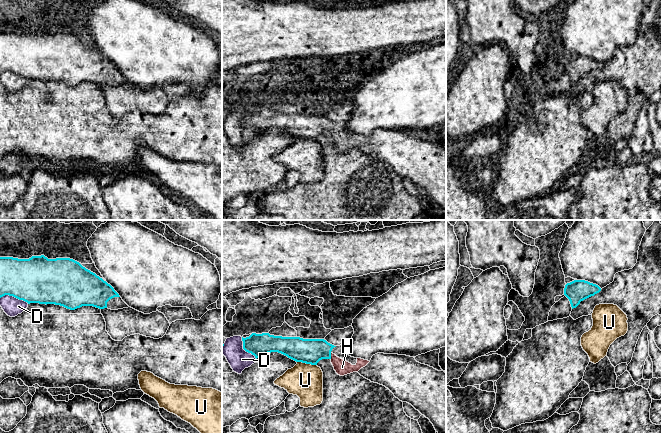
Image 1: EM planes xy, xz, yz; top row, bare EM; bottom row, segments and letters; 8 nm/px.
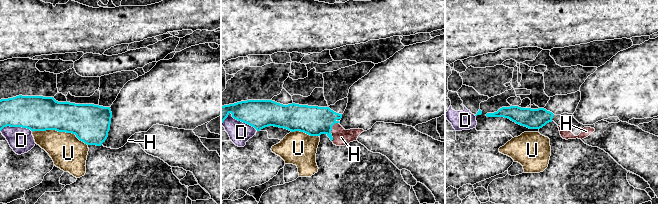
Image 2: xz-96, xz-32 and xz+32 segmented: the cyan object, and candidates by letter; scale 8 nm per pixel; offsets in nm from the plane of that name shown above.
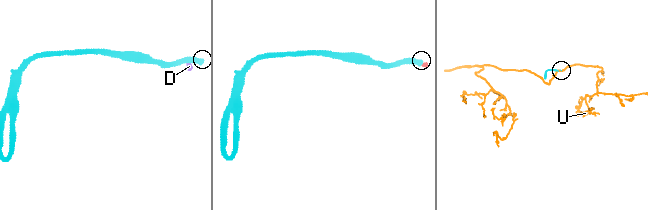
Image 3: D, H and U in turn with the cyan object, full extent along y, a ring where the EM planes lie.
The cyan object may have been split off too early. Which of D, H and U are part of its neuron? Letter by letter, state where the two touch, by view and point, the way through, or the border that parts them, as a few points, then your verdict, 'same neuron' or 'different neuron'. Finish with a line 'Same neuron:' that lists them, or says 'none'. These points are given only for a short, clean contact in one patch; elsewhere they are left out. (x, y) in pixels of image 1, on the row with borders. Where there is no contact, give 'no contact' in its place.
D: xz (244, 349) | along xz (241, 337), (243, 348), (256, 358) | different neuron
H: xz (330, 356) | across xz (310, 351), (323, 351), (330, 356), (342, 367) | same neuron
U: xz (307, 363) | different neuron
Same neuron: H

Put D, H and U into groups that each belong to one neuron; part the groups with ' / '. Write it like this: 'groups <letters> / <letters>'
groups D / H / U

